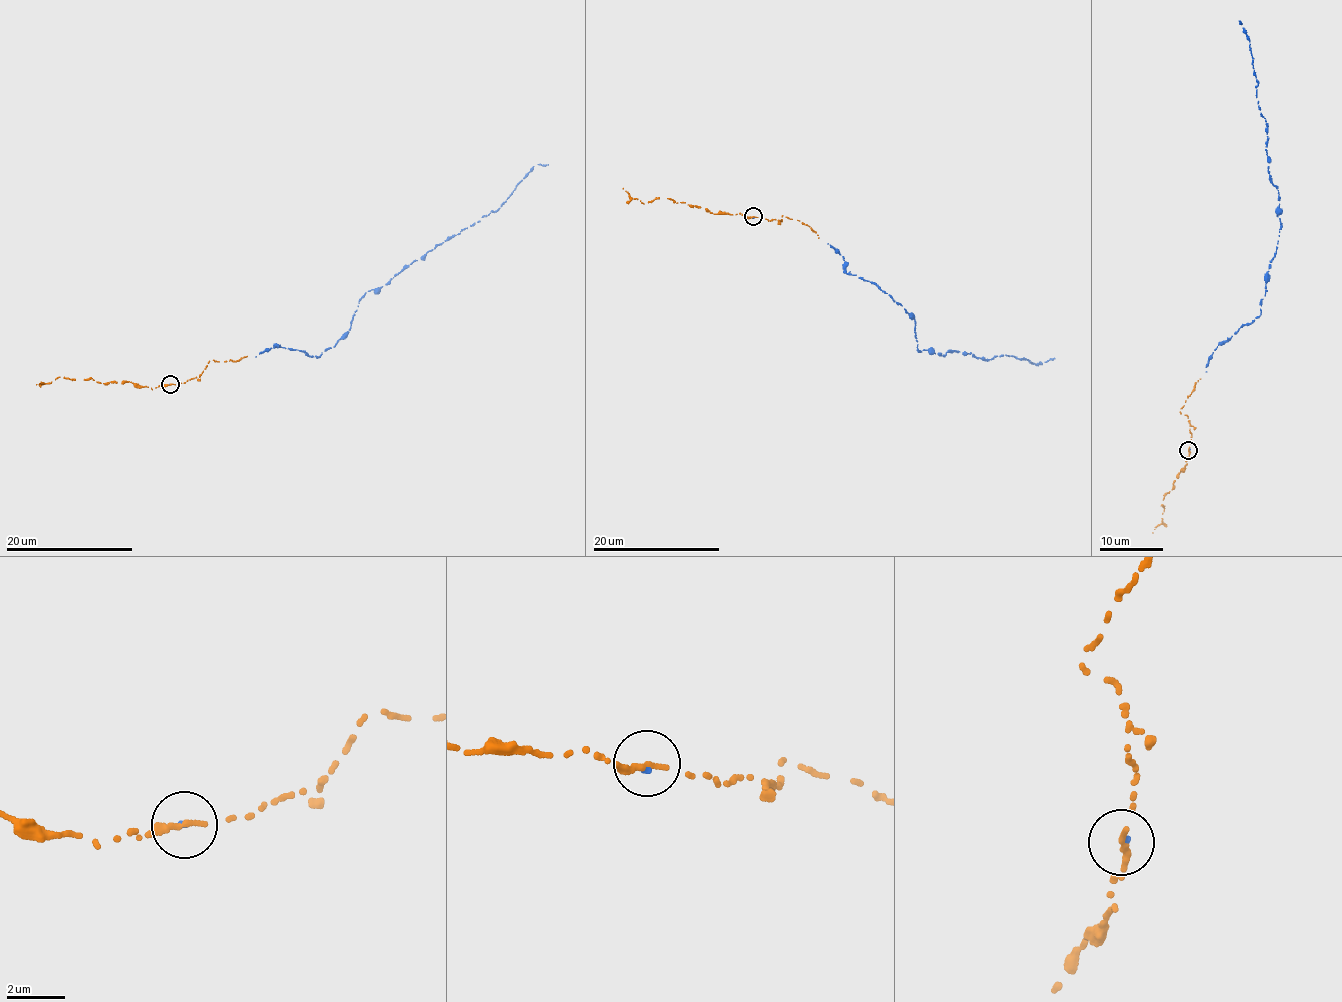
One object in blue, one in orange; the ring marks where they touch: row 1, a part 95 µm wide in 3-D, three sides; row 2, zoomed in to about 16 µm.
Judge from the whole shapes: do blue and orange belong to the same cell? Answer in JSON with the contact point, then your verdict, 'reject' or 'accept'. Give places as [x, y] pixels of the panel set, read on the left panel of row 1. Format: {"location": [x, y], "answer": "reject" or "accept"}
{"location": [170, 384], "answer": "accept"}

